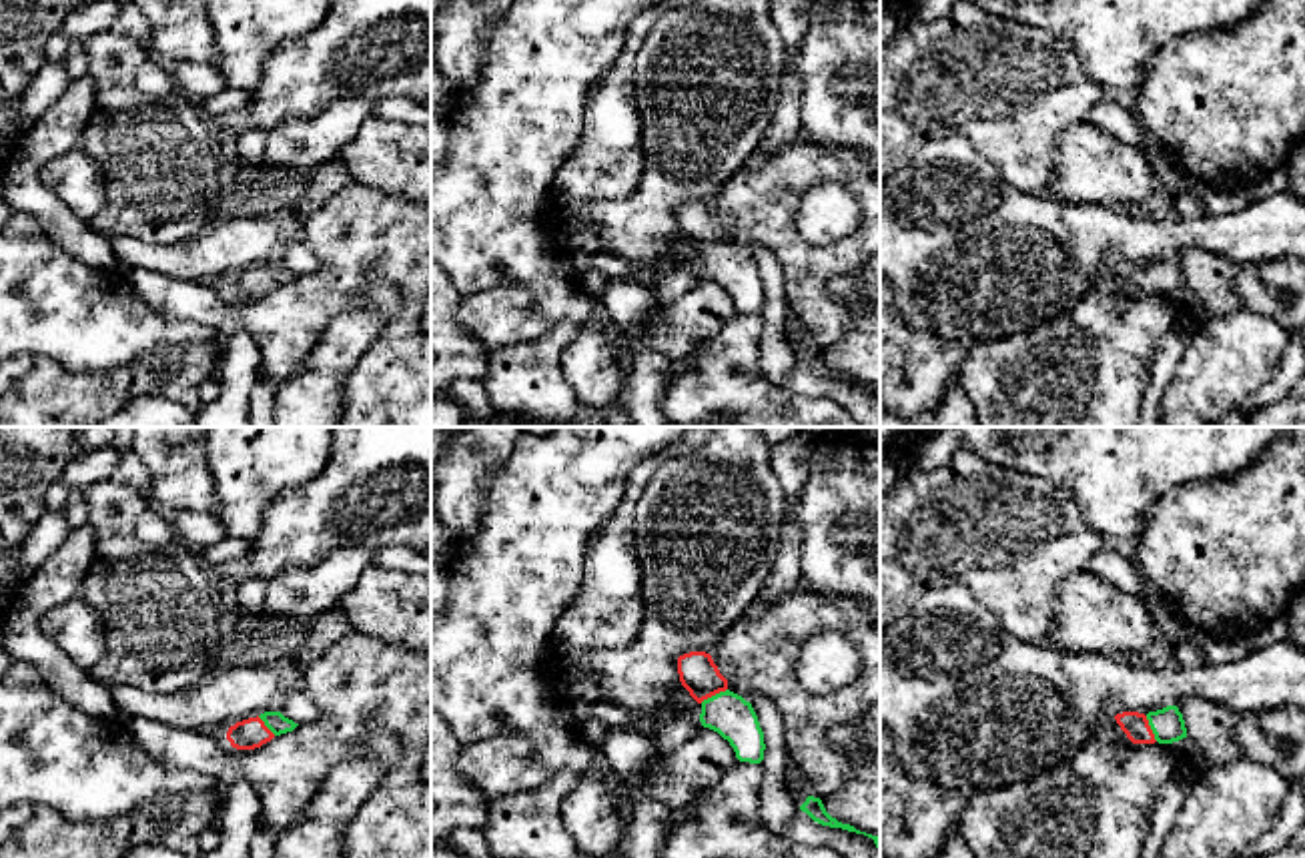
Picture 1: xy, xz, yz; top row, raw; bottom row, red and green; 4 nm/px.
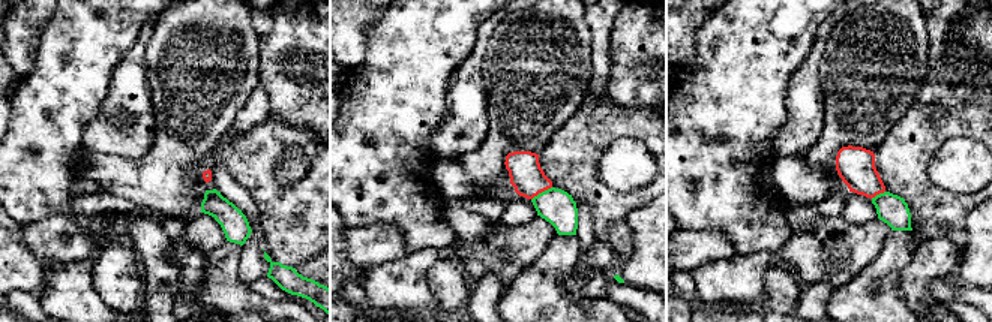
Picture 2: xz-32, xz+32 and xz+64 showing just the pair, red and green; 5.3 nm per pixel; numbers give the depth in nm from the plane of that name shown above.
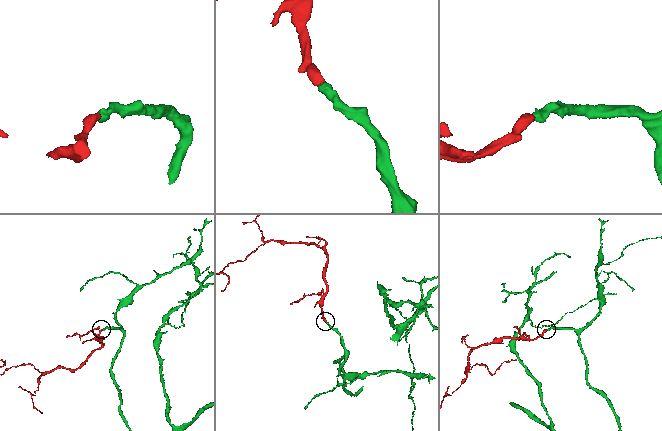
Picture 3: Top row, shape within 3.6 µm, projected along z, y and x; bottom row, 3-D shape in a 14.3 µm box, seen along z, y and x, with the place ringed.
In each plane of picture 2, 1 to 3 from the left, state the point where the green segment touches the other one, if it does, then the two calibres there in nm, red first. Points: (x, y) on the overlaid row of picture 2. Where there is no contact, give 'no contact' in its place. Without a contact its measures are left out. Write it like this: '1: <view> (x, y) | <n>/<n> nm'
1: no contact
2: xz+32 (541, 192) | 180/190 nm
3: xz+64 (877, 193) | 200/160 nm

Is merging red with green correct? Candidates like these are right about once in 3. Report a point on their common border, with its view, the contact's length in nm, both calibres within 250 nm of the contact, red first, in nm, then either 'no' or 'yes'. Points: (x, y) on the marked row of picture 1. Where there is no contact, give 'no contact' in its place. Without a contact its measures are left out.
xz (712, 694) | 130 nm | 160/170 nm | yes

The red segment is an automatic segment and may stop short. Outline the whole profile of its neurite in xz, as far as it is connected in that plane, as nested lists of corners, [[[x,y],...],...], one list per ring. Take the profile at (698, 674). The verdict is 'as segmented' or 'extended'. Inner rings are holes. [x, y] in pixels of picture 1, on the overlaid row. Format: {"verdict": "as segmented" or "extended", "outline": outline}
{"verdict": "extended", "outline": [[[690,652],[678,658],[682,686],[702,706],[700,722],[718,732],[736,752],[740,762],[764,760],[764,732],[750,702],[728,690],[712,656]]]}

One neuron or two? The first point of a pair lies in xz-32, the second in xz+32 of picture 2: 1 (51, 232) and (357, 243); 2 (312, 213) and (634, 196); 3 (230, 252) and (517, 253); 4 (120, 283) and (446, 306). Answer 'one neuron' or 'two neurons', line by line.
1: one neuron
2: one neuron
3: two neurons
4: one neuron

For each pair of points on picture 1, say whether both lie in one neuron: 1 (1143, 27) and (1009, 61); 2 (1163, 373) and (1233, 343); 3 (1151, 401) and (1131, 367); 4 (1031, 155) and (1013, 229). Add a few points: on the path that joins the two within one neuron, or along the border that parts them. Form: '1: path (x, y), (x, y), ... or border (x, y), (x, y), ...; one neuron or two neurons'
1: border (1029, 23), (1061, 37), (1097, 85); two neurons
2: border (1199, 329), (1157, 405); two neurons
3: border (1157, 345), (1151, 381), (1139, 405); two neurons
4: border (987, 161), (1019, 189), (1045, 195); two neurons

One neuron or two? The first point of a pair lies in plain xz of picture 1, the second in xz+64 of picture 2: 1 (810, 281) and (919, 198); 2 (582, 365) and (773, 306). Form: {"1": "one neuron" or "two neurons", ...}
{"1": "one neuron", "2": "one neuron"}

